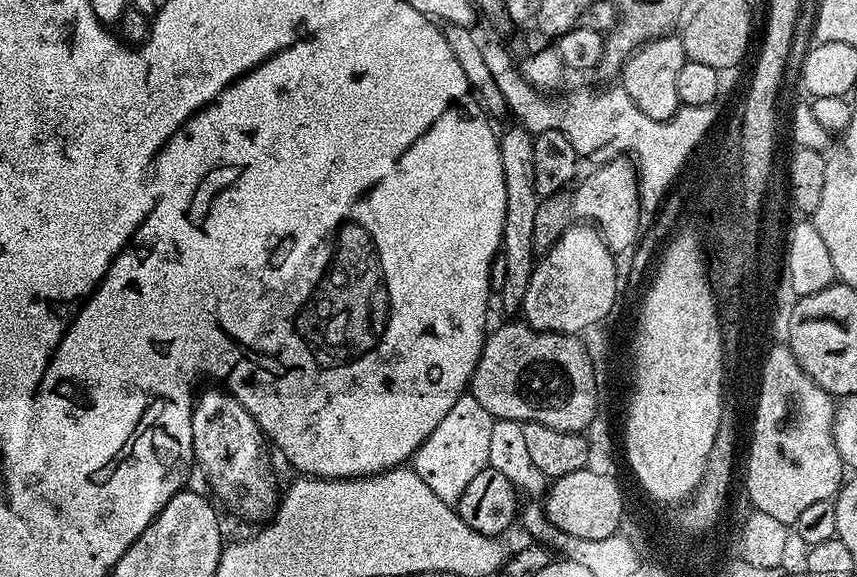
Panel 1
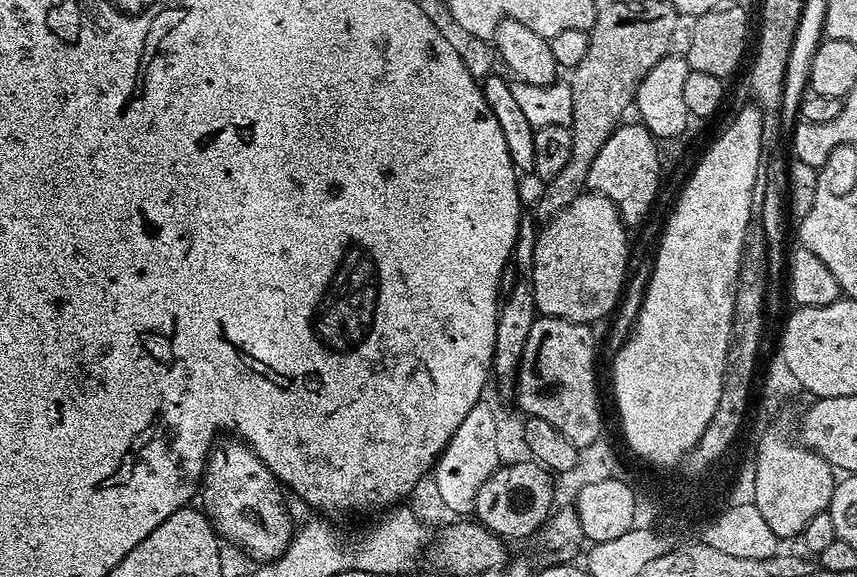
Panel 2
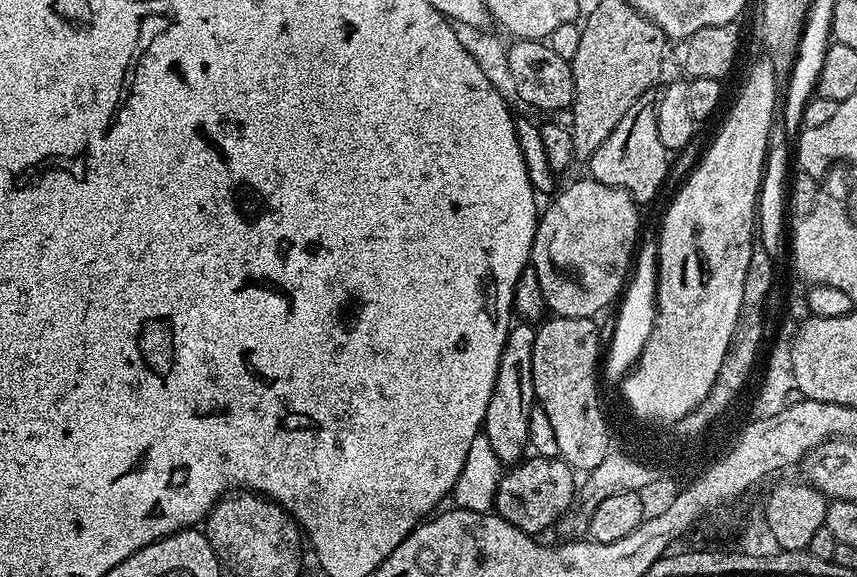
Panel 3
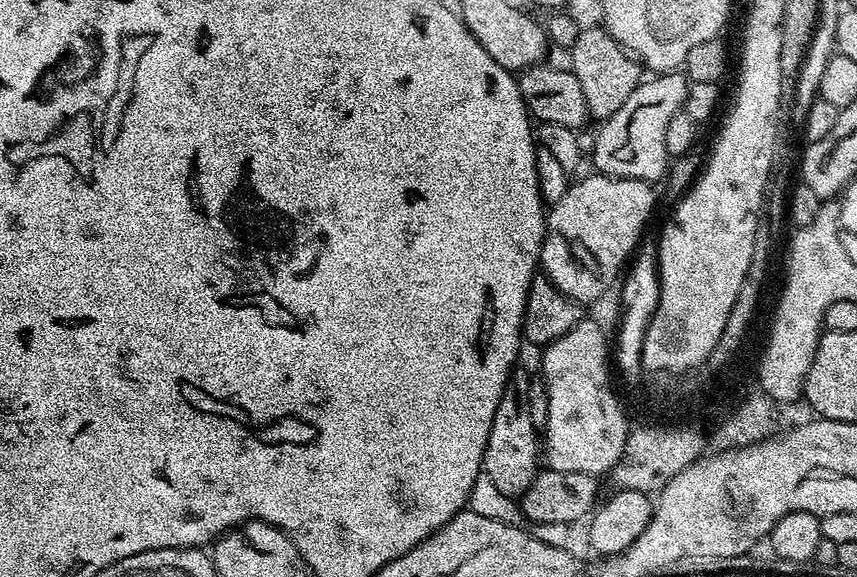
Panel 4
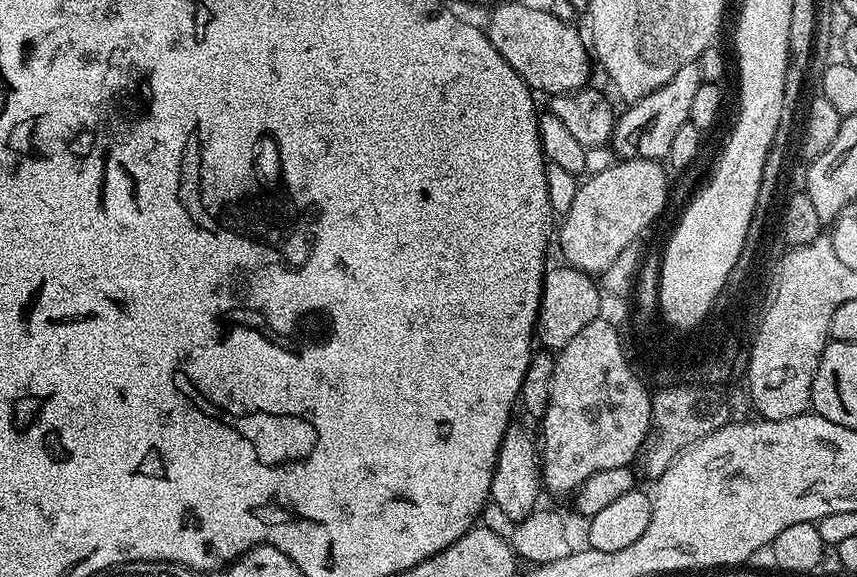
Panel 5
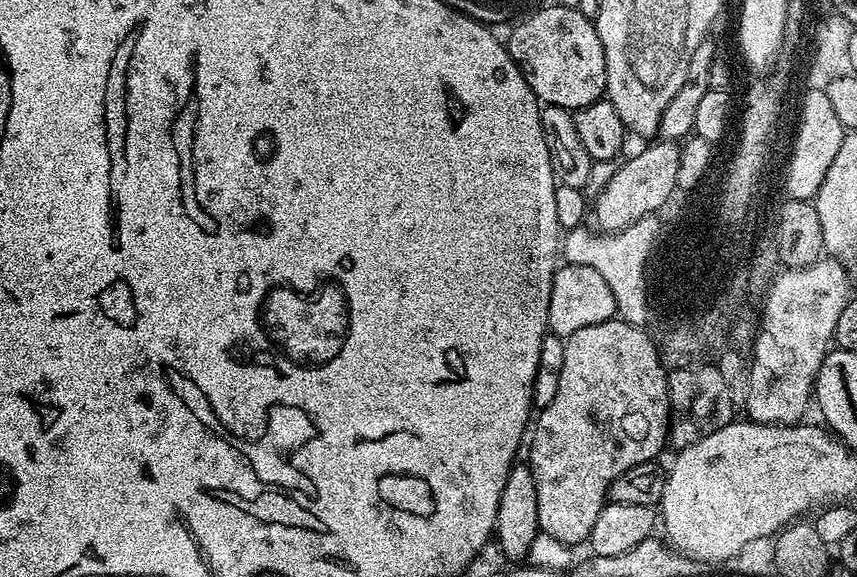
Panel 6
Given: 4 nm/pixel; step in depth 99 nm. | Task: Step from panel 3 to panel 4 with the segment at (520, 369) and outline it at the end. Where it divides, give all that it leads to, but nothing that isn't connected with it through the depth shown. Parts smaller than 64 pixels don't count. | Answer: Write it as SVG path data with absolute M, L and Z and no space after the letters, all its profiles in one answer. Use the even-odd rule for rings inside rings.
M521 370L513 371L512 377L508 379L508 389L502 394L498 402L498 410L494 414L494 422L490 426L490 438L484 451L483 475L489 476L502 490L502 494L519 498L524 491L534 482L538 465L536 455L539 457L542 452L538 443L538 429L530 418L530 402L528 391L532 385L530 376ZM537 444L537 445L536 445Z

